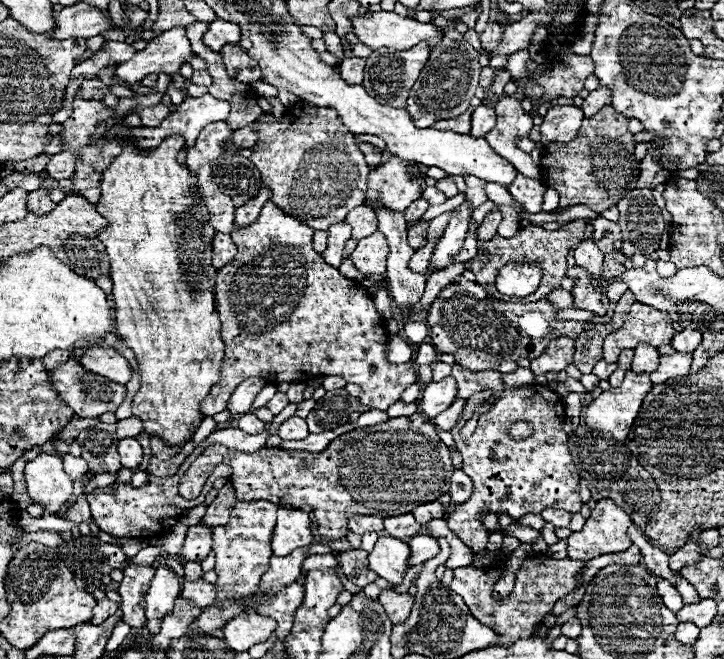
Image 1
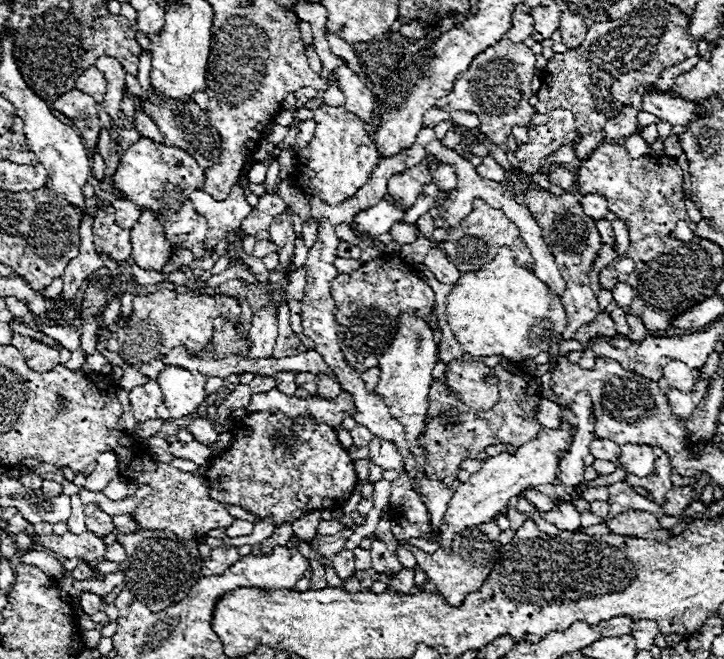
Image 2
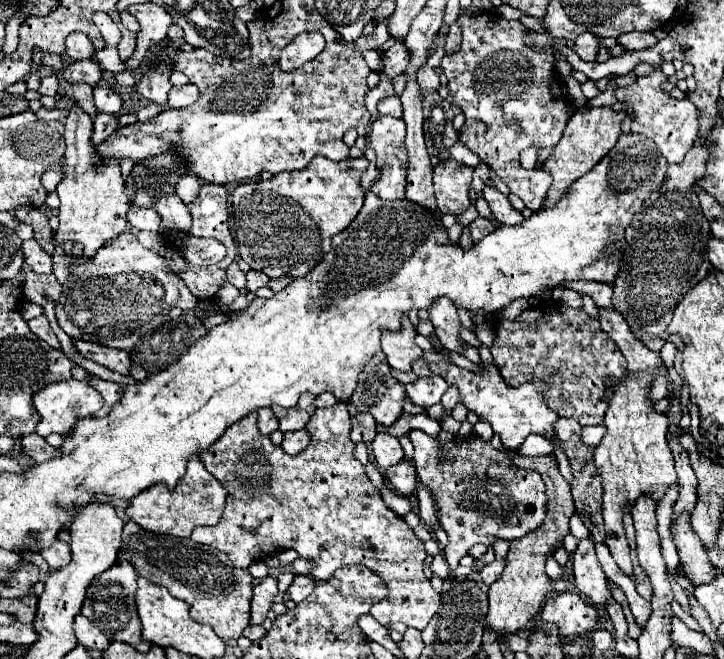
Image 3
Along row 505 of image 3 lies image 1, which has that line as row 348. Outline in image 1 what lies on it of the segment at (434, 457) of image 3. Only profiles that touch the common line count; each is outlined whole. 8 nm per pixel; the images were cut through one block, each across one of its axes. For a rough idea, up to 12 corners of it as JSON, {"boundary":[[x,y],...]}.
{"boundary":[[456,276],[426,318],[468,370],[534,360],[576,340],[550,300],[504,304]]}

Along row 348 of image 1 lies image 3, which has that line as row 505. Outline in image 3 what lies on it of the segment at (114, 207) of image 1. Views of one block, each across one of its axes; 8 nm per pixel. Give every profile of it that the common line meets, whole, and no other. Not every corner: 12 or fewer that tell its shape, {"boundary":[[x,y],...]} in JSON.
{"boundary":[[188,462],[174,490],[154,484],[126,514],[148,532],[188,538],[216,526],[226,502],[218,480]]}

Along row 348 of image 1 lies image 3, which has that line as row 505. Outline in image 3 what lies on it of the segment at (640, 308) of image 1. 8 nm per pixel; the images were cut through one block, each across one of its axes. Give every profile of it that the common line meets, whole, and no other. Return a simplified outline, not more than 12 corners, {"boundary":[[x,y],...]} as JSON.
{"boundary":[[654,376],[612,386],[602,476],[606,546],[632,576],[626,500],[664,498],[676,480]]}

